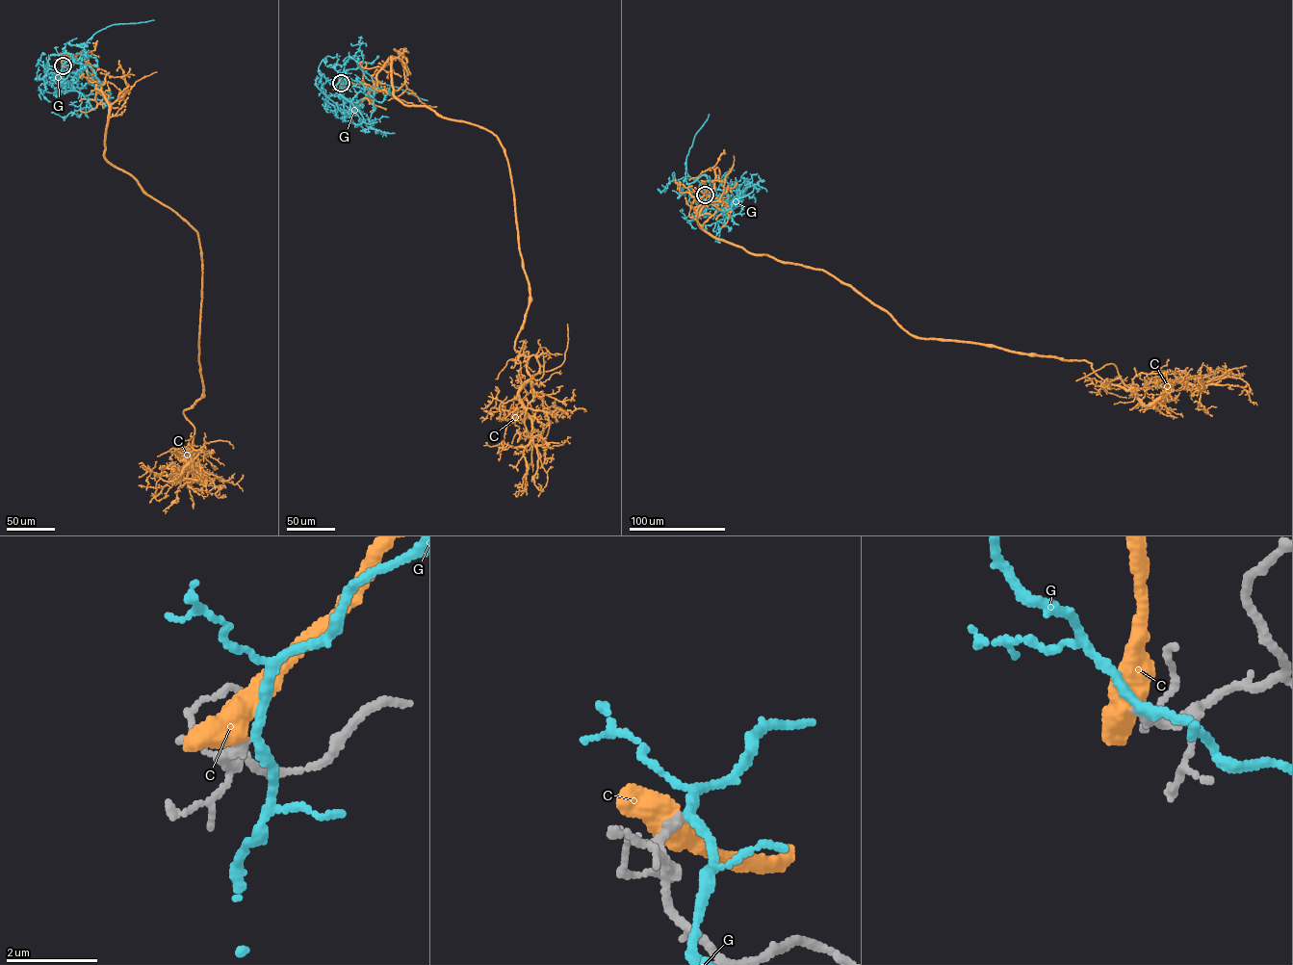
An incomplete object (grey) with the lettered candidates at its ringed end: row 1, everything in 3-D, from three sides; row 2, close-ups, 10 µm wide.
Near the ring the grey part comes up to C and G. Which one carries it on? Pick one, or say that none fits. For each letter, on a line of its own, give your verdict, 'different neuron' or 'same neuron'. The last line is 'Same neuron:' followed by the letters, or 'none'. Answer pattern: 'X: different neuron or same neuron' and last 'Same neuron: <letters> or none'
C: different neuron
G: different neuron
Same neuron: none

